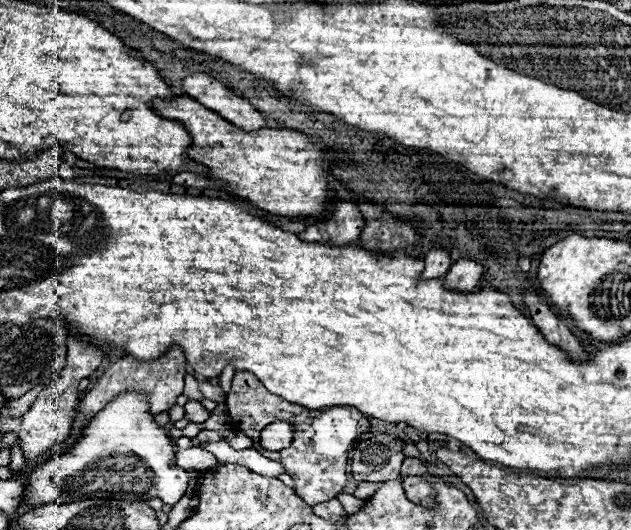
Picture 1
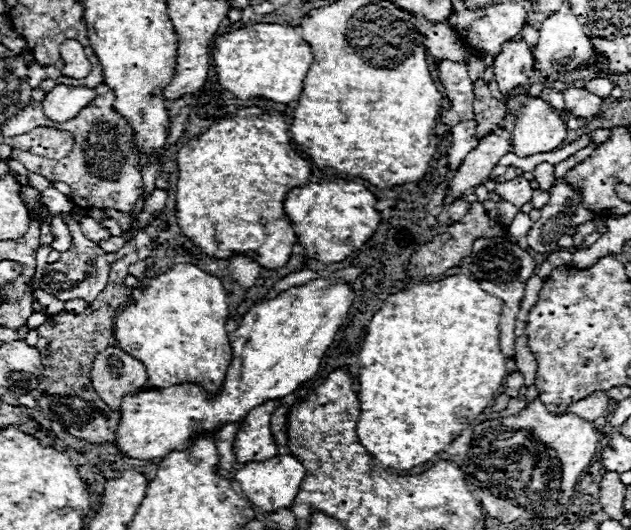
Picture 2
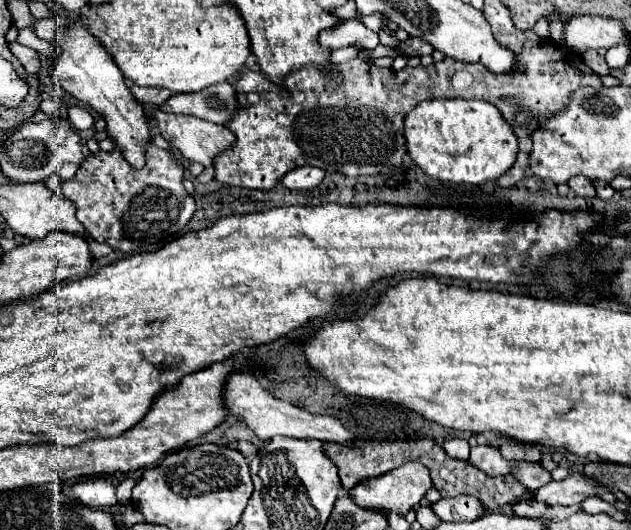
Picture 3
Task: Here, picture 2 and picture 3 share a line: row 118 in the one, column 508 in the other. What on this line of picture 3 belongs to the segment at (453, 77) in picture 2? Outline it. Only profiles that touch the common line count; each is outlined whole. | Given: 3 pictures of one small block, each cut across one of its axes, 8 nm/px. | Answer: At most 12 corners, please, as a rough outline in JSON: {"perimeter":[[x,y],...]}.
{"perimeter":[[488,444],[470,450],[470,462],[490,476],[512,466]]}

